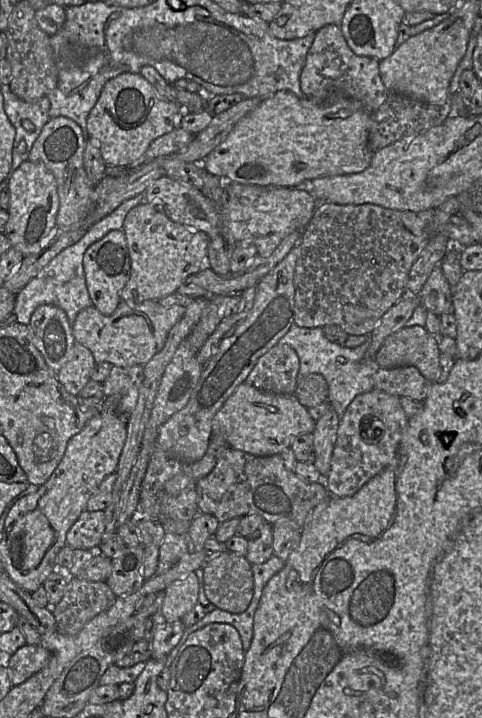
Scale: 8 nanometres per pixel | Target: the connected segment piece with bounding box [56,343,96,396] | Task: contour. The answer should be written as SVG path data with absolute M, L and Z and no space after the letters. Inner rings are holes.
M75 343L71 358L56 374L57 379L70 394L78 396L91 380L91 373L95 366L96 362L91 351Z

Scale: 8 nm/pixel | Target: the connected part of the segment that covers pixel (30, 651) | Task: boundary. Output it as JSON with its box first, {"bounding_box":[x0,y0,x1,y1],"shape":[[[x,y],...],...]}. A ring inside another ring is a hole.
{"bounding_box":[8,644,51,686],"shape":[[[26,644],[10,655],[8,660],[9,677],[13,686],[22,684],[32,675],[44,669],[51,653],[41,645]]]}

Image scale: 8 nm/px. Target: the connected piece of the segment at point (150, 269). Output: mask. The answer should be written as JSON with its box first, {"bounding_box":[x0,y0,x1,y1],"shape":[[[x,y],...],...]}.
{"bounding_box":[120,201,208,307],"shape":[[[145,201],[127,213],[122,231],[129,251],[130,278],[120,297],[131,307],[176,293],[185,279],[206,266],[208,235],[170,220]]]}

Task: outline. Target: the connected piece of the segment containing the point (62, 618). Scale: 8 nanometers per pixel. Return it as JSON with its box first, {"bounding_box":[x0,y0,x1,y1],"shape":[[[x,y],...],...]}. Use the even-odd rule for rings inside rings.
{"bounding_box":[52,577,116,635],"shape":[[[68,577],[63,597],[52,611],[57,631],[63,635],[76,635],[87,622],[108,610],[116,598],[106,582]]]}

